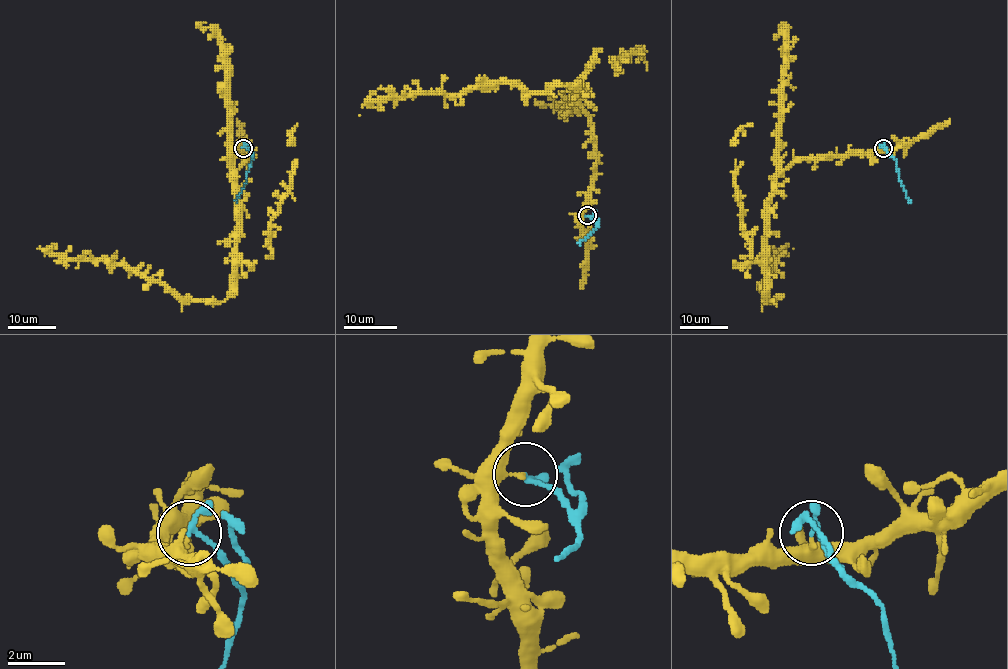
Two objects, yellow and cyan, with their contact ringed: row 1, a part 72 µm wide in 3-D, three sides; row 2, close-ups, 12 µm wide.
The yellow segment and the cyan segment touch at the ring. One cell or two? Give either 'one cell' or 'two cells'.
two cells

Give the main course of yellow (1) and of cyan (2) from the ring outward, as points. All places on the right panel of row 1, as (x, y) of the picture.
1: (884, 148), (812, 156), (778, 176), (767, 210), (765, 302), (772, 301), (762, 284), (773, 261), (794, 248)
2: (884, 148), (896, 161), (899, 182), (911, 203)

